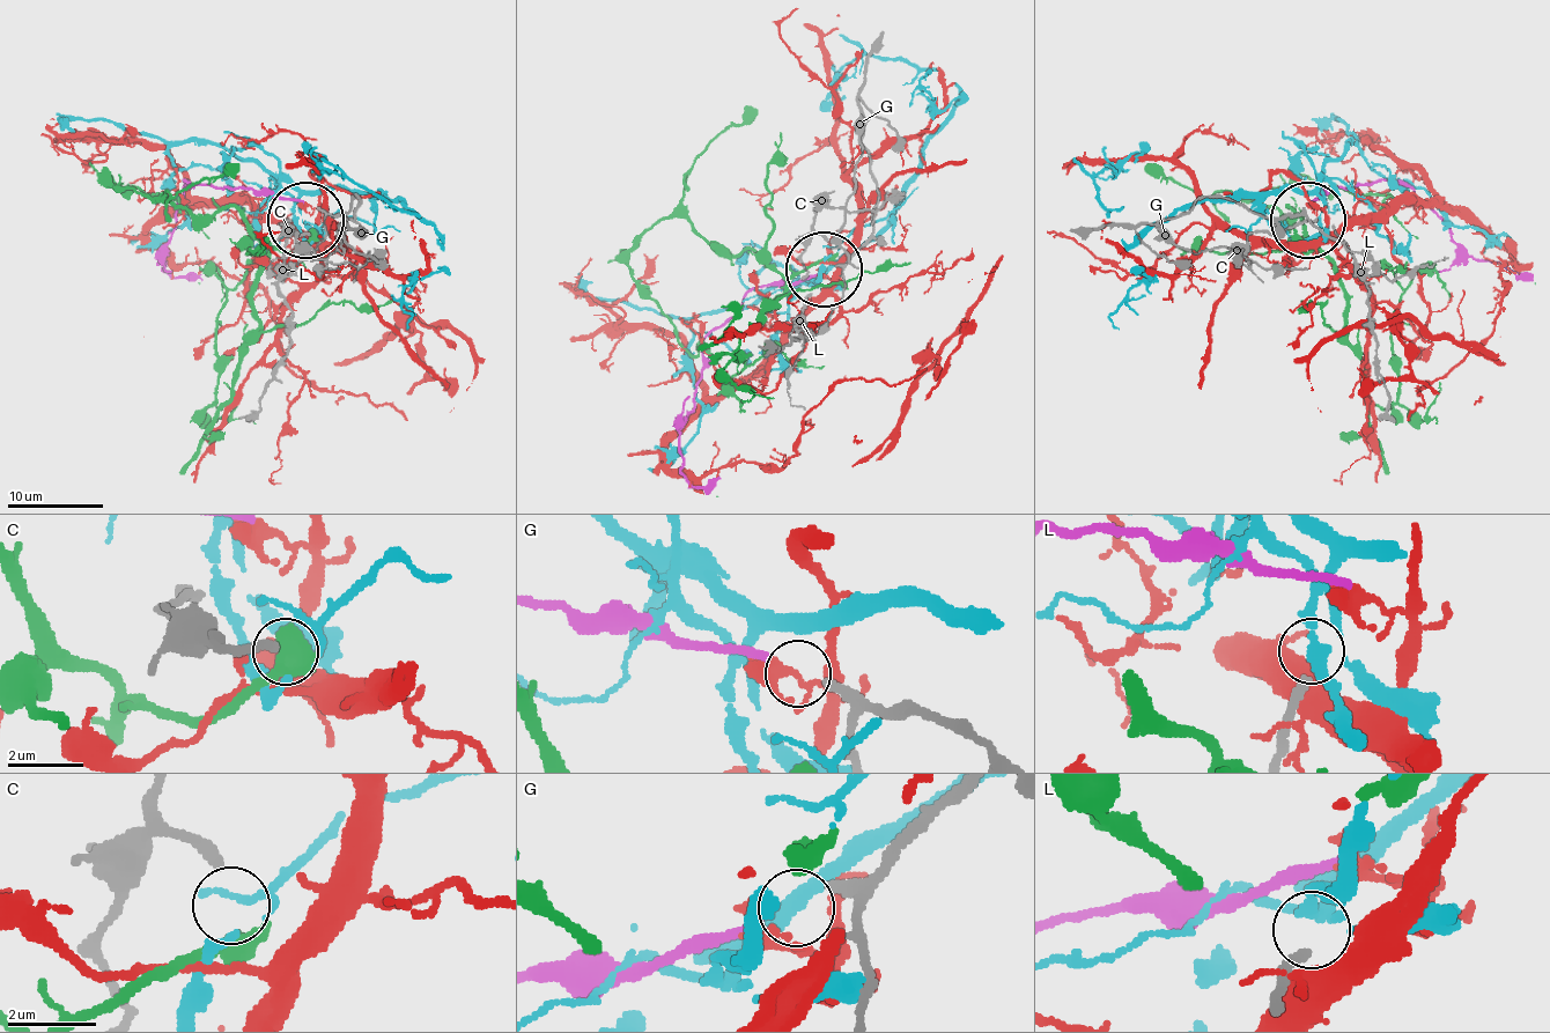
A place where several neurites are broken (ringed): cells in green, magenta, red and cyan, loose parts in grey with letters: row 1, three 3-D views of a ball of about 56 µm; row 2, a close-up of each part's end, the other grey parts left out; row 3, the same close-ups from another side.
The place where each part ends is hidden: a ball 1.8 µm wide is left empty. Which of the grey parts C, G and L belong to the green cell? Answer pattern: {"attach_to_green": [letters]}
{"attach_to_green": ["C"]}

